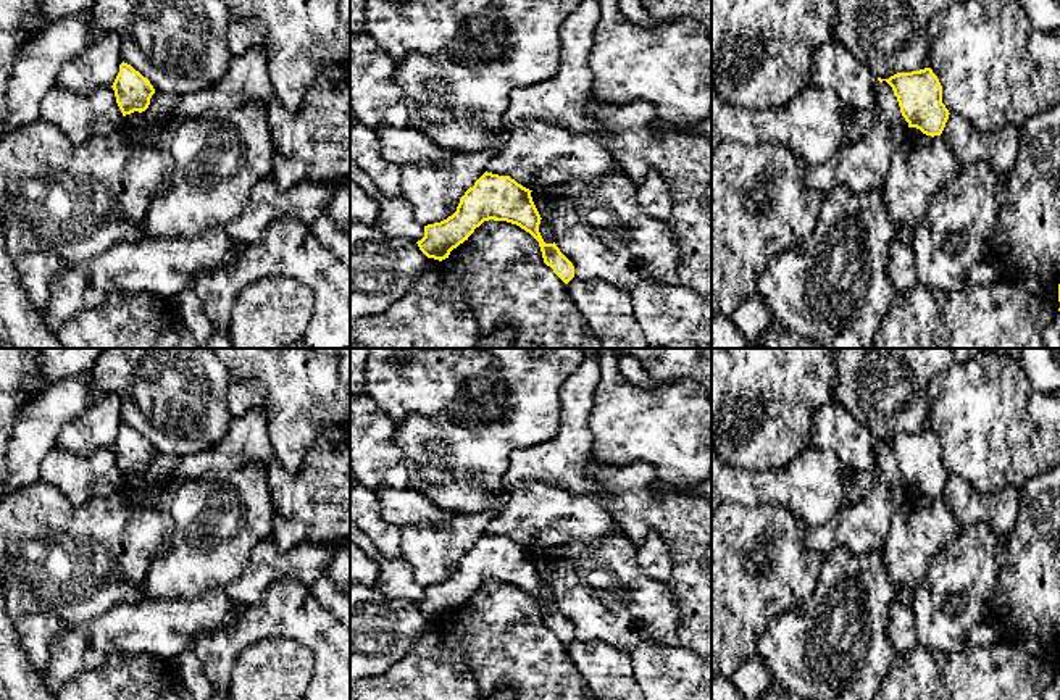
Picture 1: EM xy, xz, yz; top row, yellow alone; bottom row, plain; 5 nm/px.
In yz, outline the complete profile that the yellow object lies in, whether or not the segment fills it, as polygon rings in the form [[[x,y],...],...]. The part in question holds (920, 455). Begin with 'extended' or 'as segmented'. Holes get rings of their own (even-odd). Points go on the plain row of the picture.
extended | [[[836,400],[816,411],[813,445],[831,452],[852,471],[870,471],[876,447],[883,442],[892,448],[908,489],[931,498],[942,495],[950,474],[942,465],[942,447],[931,429],[881,440]]]

